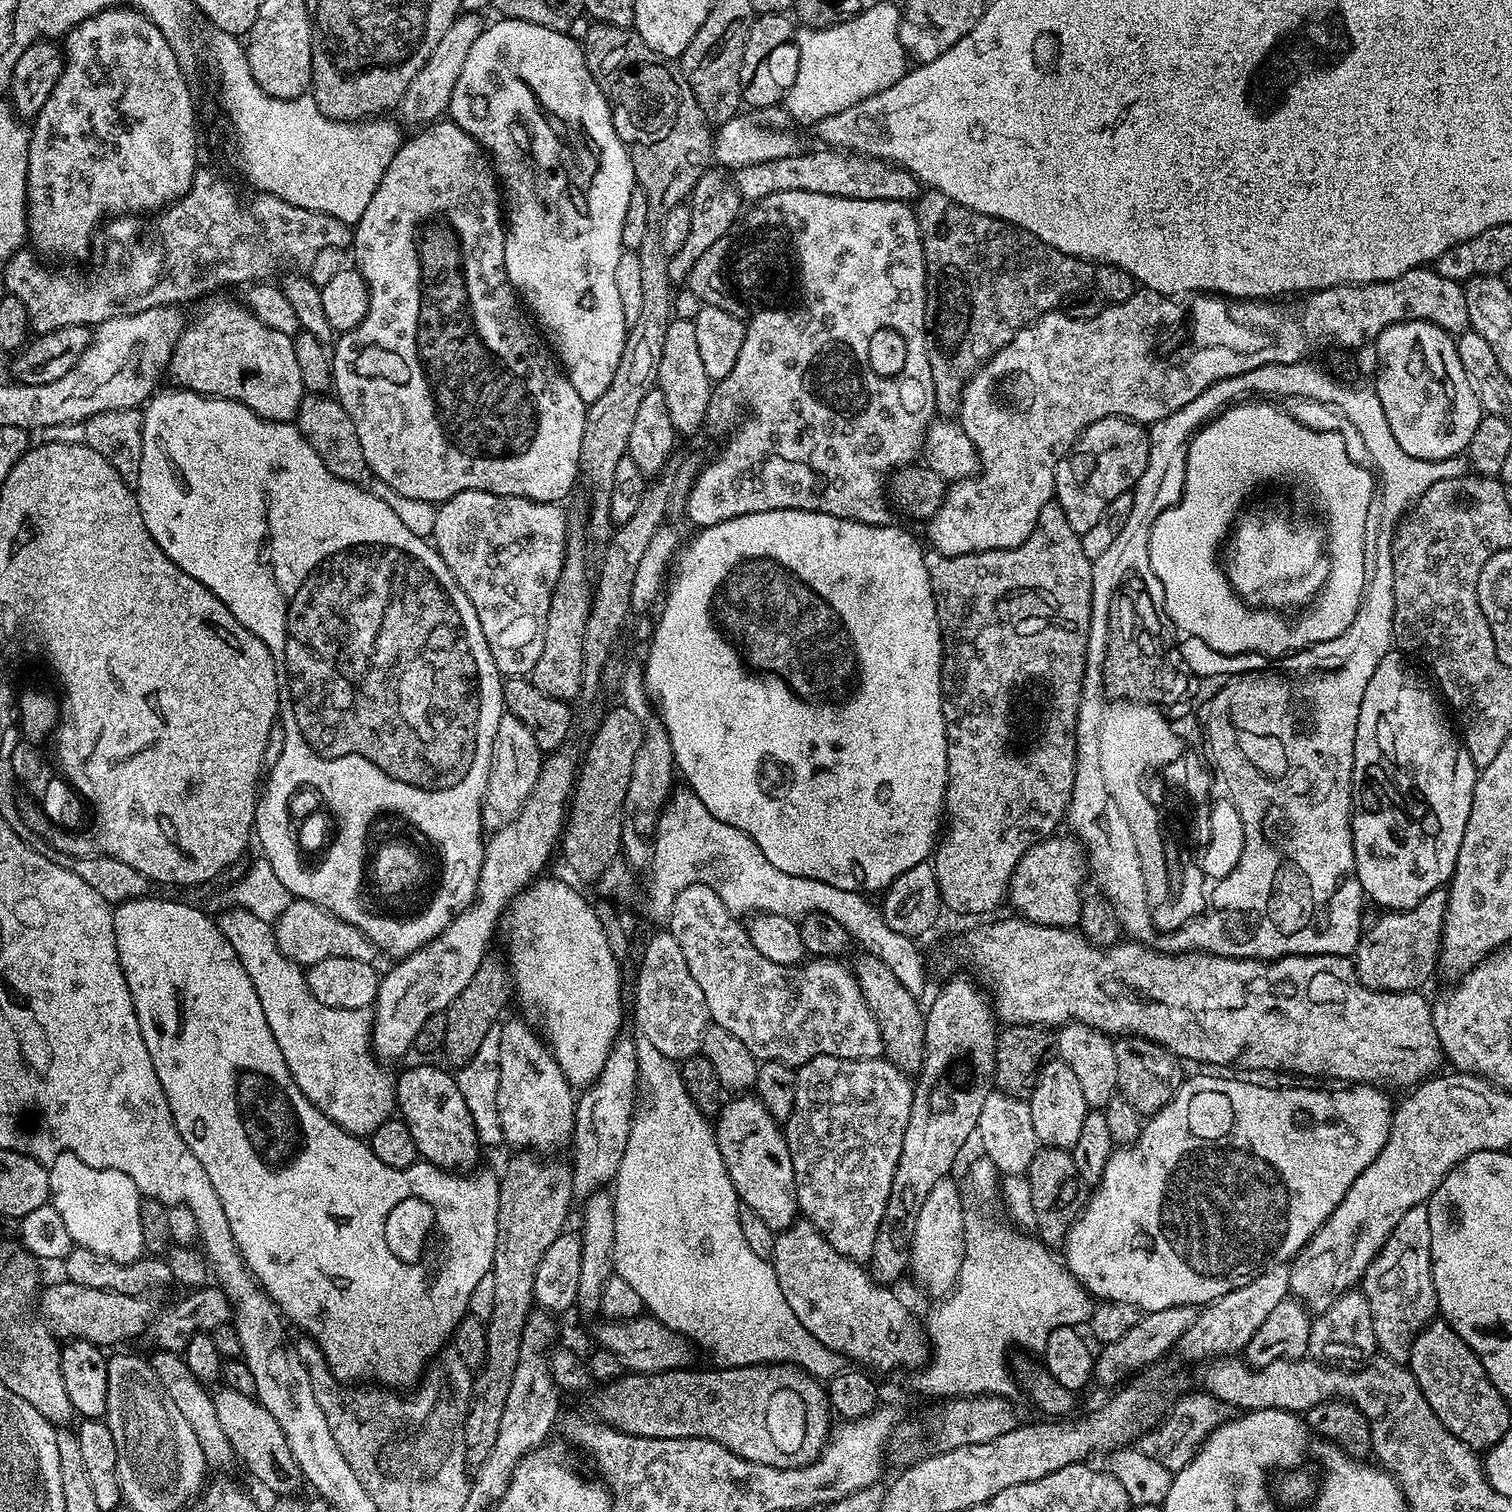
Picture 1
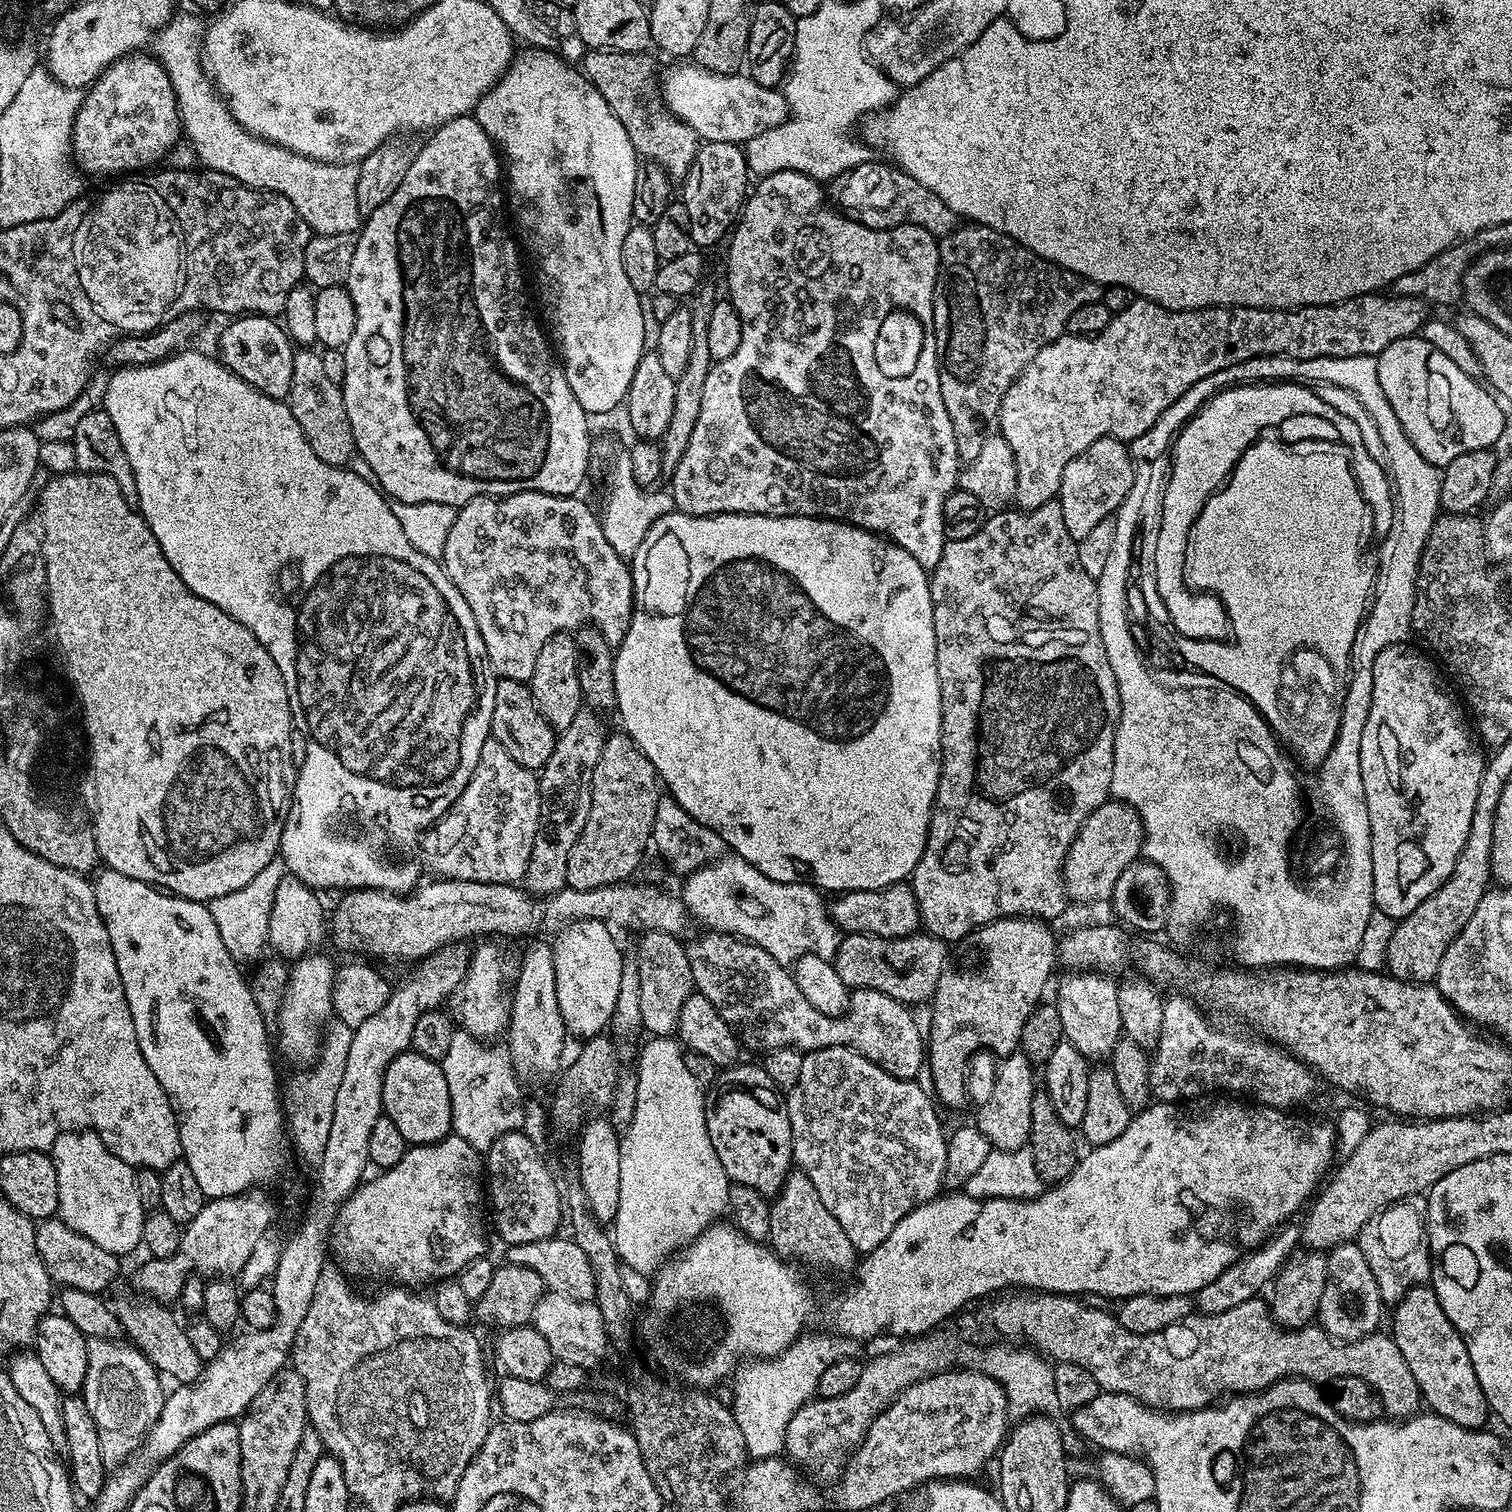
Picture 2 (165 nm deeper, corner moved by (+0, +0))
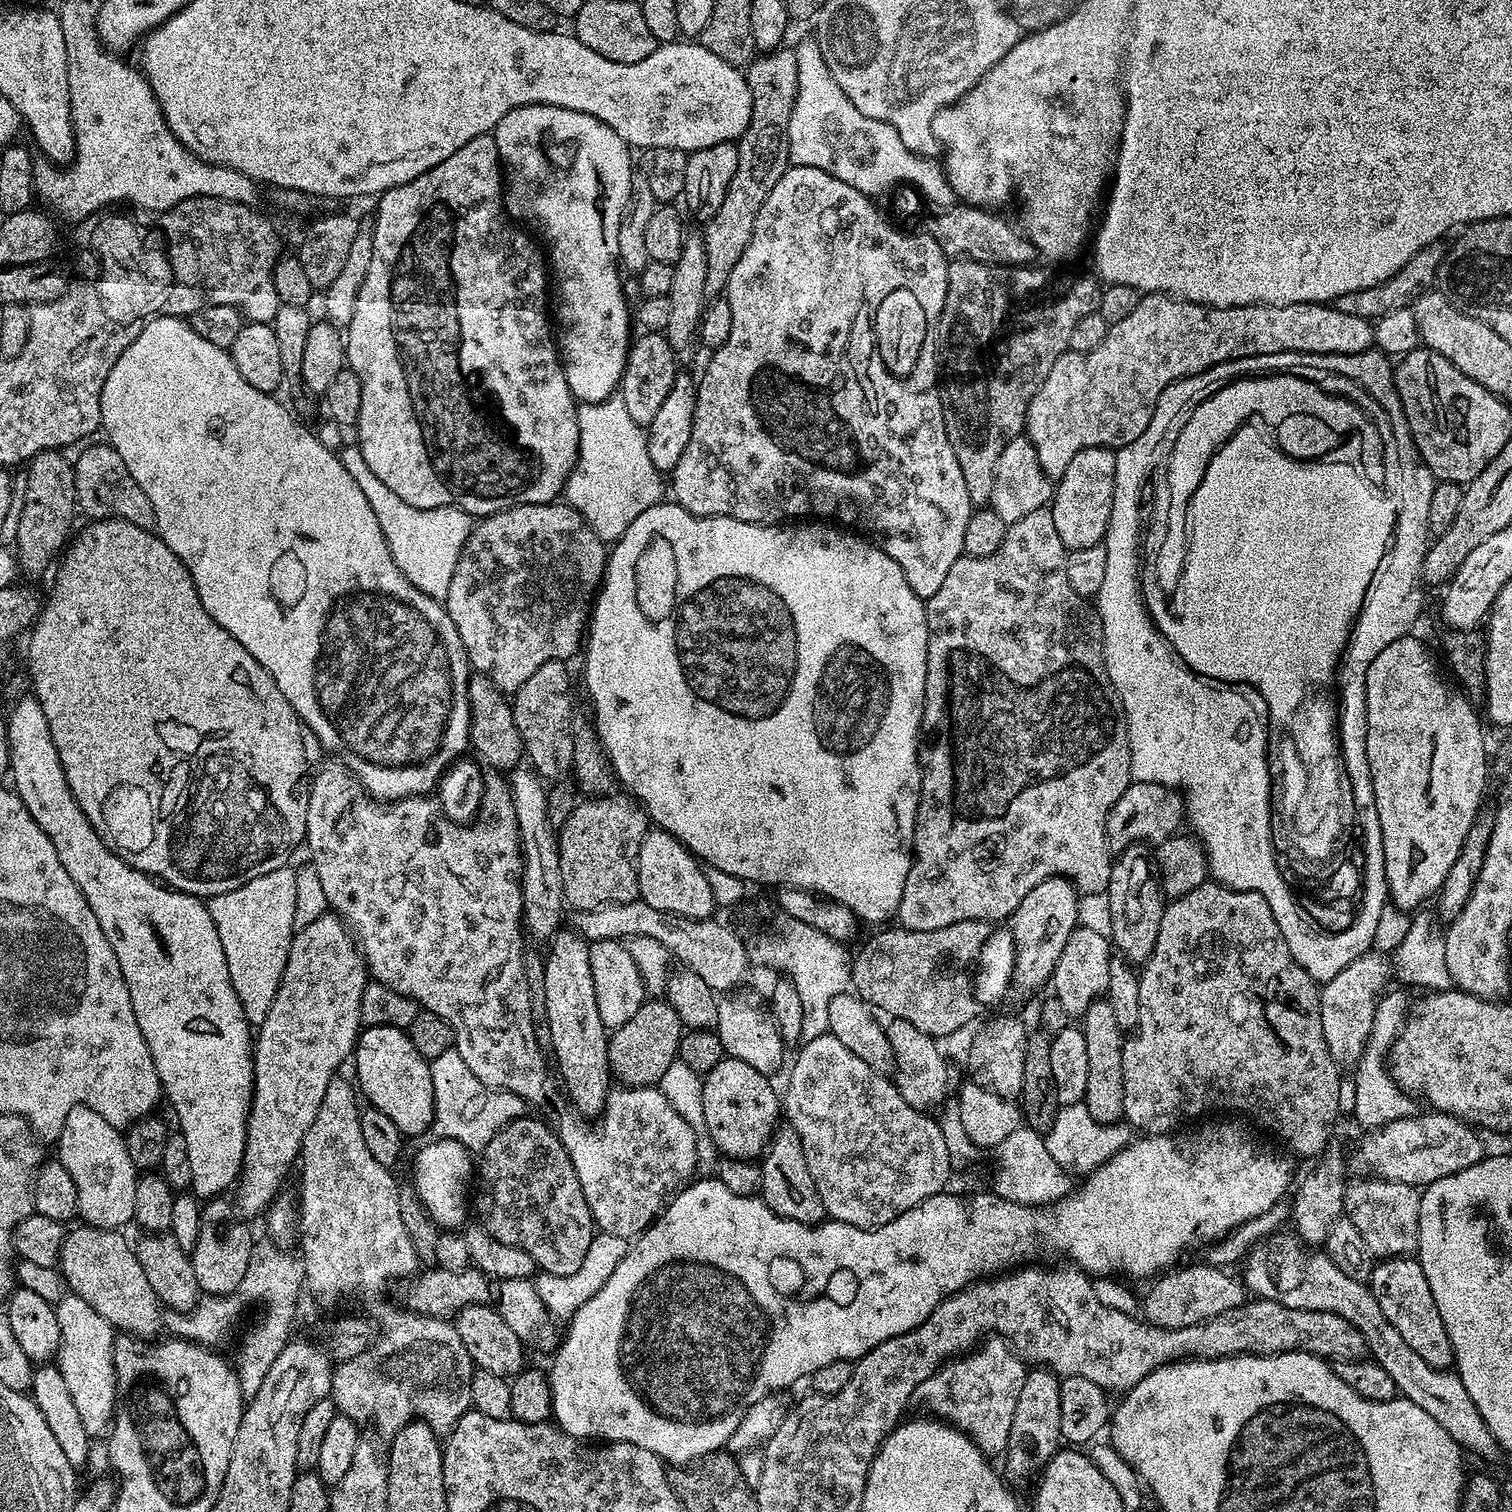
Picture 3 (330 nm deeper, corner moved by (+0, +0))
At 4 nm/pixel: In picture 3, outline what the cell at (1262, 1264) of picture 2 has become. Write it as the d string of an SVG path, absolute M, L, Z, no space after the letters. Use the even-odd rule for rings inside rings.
M1428 1110L1425 1116L1417 1114L1398 1118L1382 1128L1369 1131L1365 1135L1368 1137L1357 1146L1356 1153L1350 1156L1350 1164L1360 1171L1357 1173L1410 1184L1420 1190L1438 1182L1438 1178L1458 1174L1458 1170L1466 1170L1466 1166L1474 1166L1484 1159L1486 1149L1479 1134L1473 1125L1456 1116Z

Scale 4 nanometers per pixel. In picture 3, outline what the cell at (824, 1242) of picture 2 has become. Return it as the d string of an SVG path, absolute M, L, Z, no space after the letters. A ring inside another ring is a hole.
M786 1122L777 1127L768 1141L760 1169L762 1199L770 1210L774 1210L774 1214L803 1224L818 1224L825 1219L822 1198L818 1198L818 1186L814 1186L814 1178L810 1178L810 1166L806 1166L806 1154L802 1154L802 1138L798 1138L798 1134Z

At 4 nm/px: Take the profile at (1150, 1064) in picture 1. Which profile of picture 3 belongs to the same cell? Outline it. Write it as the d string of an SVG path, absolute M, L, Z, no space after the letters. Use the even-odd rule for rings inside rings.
M1143 843L1132 844L1113 859L1106 899L1107 931L1115 951L1129 964L1143 966L1154 950L1154 942L1158 942L1158 926L1162 926L1162 914L1166 907L1166 897L1154 871L1153 857Z

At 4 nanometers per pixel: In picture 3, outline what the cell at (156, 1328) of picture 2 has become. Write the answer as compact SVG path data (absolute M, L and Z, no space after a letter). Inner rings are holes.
M79 1226L67 1233L60 1247L60 1259L58 1269L64 1278L64 1282L69 1293L78 1295L82 1302L94 1306L106 1322L112 1324L113 1329L121 1333L137 1338L152 1338L157 1335L156 1331L162 1328L162 1305L160 1299L150 1290L150 1281L142 1271L142 1266L138 1263L136 1249L131 1243L124 1241L124 1232L111 1228L90 1228Z

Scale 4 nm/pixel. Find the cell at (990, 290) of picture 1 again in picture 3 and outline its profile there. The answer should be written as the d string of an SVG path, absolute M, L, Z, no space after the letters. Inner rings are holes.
M956 258L948 265L948 285L946 286L946 302L940 311L940 322L935 329L936 347L938 349L938 387L940 401L946 422L946 434L950 438L950 446L954 446L954 458L958 458L958 466L962 466L962 478L966 478L966 491L970 493L973 505L984 506L991 501L994 490L994 478L998 458L1007 444L1025 431L1024 418L1028 415L1028 407L1046 374L1050 374L1050 366L1058 362L1063 352L1069 351L1070 333L1076 323L1086 314L1097 311L1100 306L1101 285L1091 275L1059 276L1056 272L1047 272L1041 266L1017 266L1015 264L983 264L977 260Z

